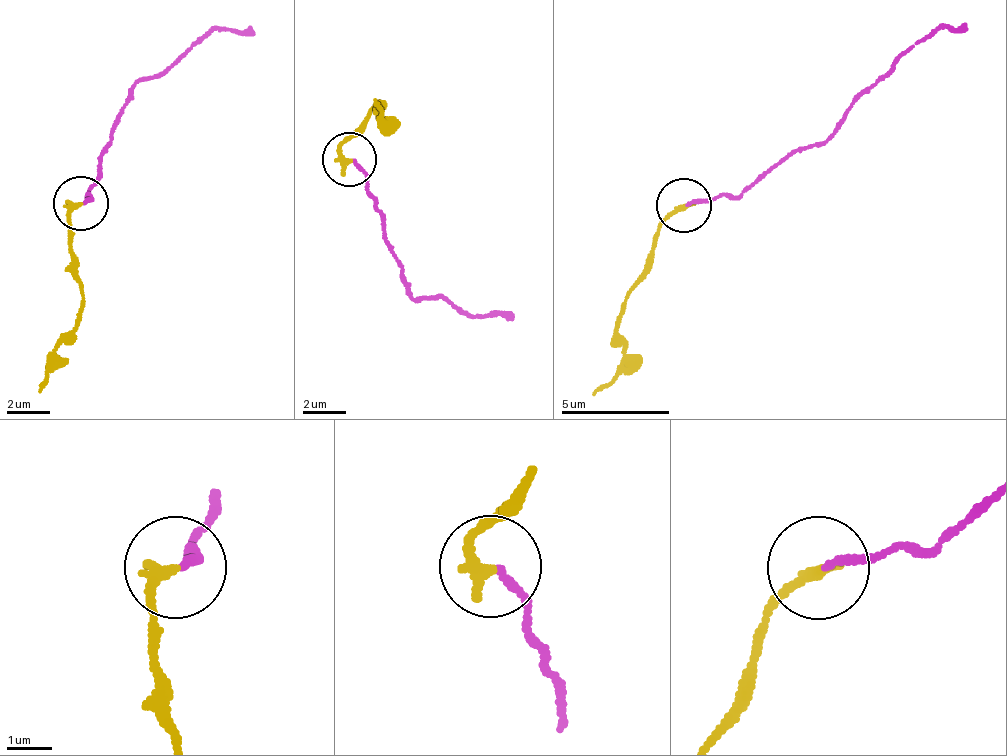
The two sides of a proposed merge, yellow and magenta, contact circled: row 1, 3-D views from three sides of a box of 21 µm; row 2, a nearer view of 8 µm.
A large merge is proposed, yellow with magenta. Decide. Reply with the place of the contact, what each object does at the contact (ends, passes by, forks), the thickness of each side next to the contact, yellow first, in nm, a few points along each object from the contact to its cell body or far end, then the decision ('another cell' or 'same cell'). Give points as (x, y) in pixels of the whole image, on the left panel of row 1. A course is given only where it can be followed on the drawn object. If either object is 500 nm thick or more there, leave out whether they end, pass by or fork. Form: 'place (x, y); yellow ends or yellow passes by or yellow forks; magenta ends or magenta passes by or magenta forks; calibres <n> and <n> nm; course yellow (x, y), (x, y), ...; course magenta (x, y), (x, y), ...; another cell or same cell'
place (80, 203); yellow ends; magenta ends; calibres 280 and 150 nm; course yellow (81, 202), (70, 223), (71, 272), (80, 299), (76, 337), (53, 364), (41, 391); course magenta (81, 202), (90, 197), (106, 149), (134, 90), (191, 52), (215, 30), (255, 36); another cell

